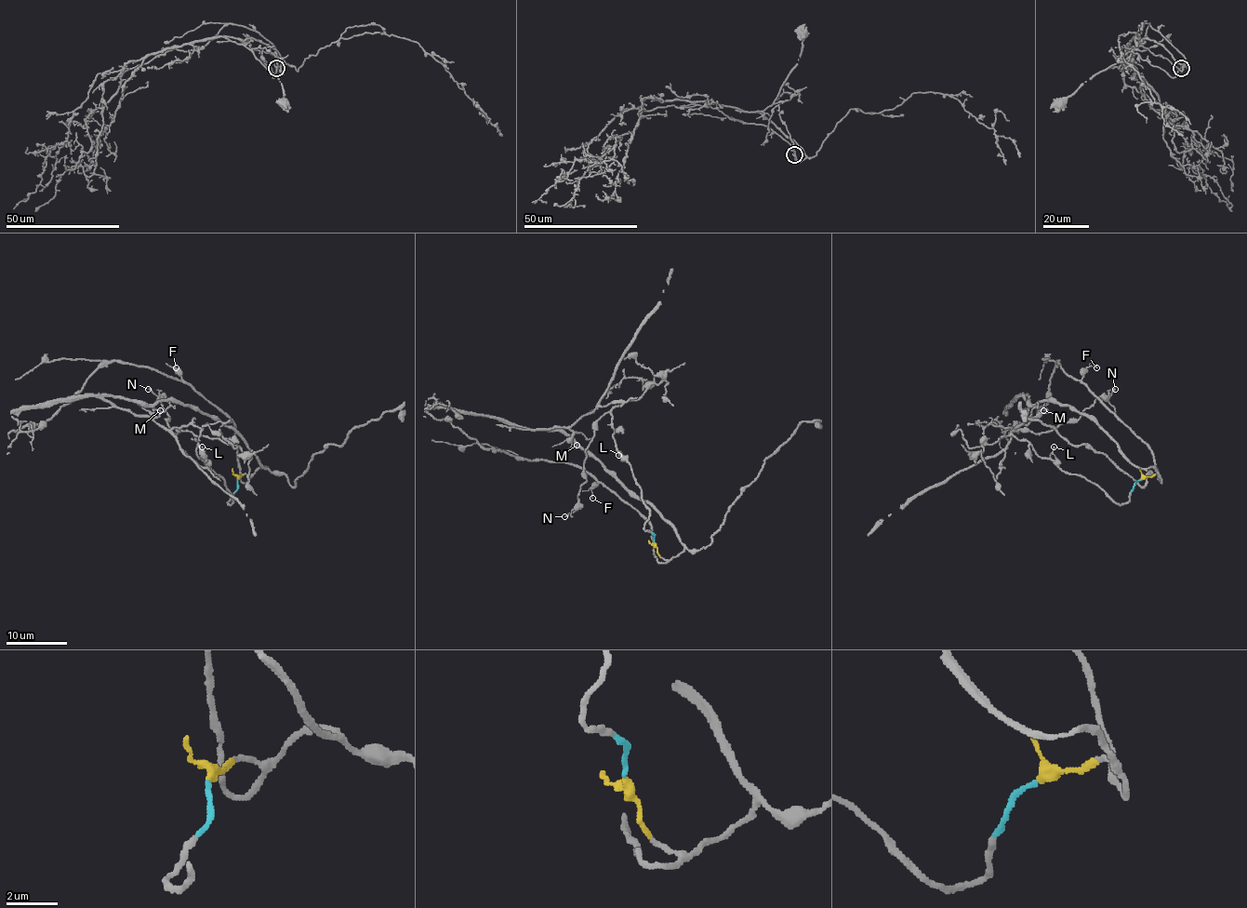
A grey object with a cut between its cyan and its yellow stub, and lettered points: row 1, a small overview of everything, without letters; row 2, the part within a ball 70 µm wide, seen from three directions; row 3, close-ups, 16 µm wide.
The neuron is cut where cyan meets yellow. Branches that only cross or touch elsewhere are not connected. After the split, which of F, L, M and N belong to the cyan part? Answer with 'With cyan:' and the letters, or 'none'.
With cyan: L, N

